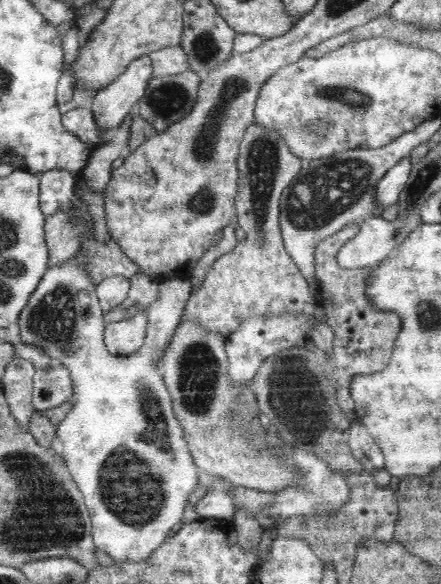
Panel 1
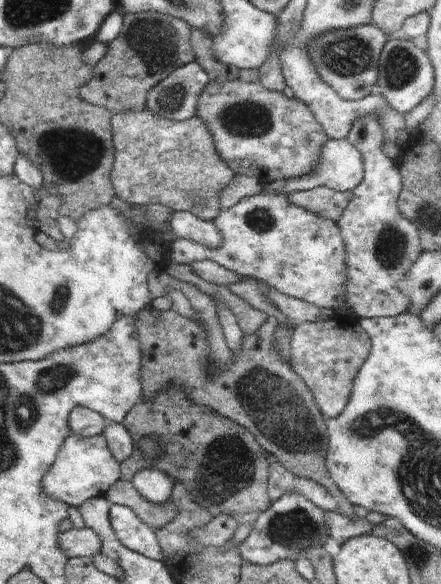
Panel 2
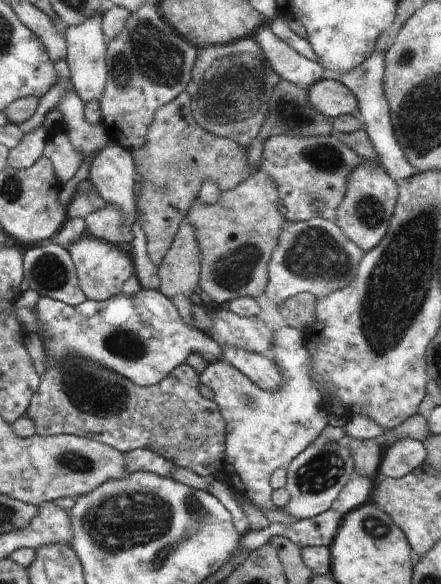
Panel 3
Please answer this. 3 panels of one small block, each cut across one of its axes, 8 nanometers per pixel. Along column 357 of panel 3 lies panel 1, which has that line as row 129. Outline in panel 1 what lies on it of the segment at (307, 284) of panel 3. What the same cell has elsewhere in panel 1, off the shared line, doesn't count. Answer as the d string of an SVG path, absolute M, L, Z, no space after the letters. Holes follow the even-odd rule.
M256 122L250 123L245 130L239 146L237 158L239 181L235 200L236 219L240 227L245 230L246 238L238 241L236 248L228 254L216 258L212 269L207 272L207 278L199 290L191 293L191 298L185 307L182 321L196 319L205 330L220 334L227 339L232 336L240 324L254 315L306 314L314 316L317 302L310 295L310 286L307 279L301 274L296 261L290 257L284 245L281 226L279 223L281 194L288 183L298 174L305 165L304 160L296 157L288 148L284 138L276 130L268 129Z

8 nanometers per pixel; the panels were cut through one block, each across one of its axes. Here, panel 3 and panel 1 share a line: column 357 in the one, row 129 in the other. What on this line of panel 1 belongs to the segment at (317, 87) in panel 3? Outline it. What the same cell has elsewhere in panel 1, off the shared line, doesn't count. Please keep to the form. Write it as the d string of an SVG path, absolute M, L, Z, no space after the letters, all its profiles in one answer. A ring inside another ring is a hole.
M148 55L130 62L116 81L100 89L91 107L100 130L113 133L122 124L123 118L141 99L148 81L153 77L152 60Z

